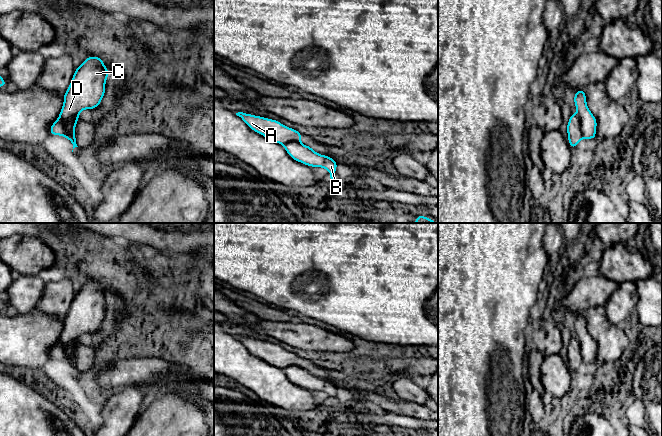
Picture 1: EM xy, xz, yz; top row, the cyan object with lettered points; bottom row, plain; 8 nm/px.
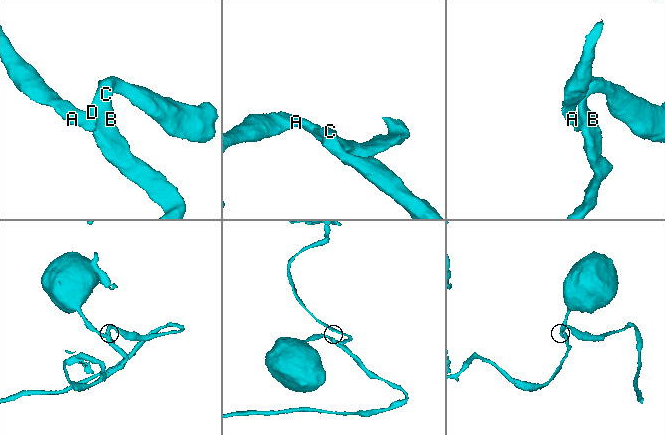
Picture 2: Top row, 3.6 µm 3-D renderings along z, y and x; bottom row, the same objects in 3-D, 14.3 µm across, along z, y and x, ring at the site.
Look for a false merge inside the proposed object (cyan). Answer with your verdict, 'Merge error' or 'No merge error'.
Merge error

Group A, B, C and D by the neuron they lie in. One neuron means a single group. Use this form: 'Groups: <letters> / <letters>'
Groups: A / B C D

